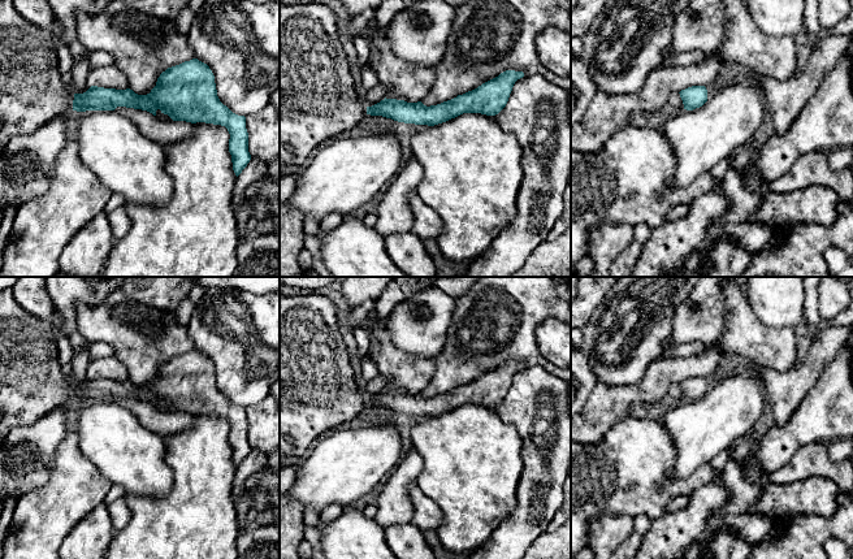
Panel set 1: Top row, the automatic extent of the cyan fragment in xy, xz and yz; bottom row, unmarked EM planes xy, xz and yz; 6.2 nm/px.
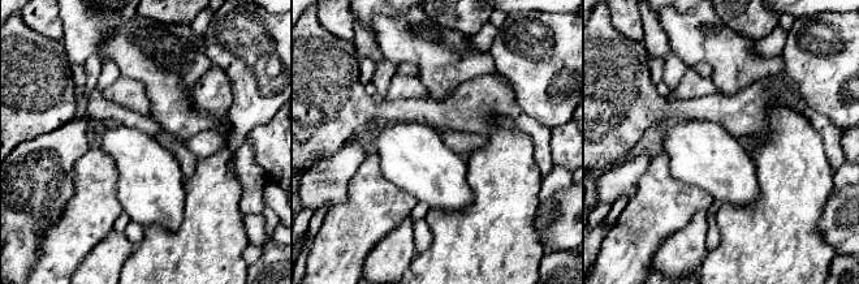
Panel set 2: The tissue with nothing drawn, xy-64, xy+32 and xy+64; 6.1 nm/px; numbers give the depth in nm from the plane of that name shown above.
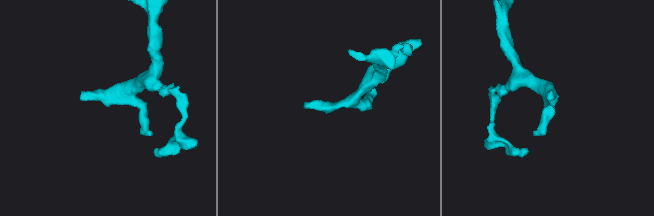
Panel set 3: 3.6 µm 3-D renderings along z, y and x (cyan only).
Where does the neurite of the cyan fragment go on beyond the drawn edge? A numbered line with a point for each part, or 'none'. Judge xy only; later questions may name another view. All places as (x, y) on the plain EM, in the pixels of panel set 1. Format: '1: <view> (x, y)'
1: xy (31, 382)

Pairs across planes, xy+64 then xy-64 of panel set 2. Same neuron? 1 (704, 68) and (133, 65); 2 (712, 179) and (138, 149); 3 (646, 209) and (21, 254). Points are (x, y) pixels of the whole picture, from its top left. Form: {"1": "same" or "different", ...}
{"1": "different", "2": "same", "3": "different"}

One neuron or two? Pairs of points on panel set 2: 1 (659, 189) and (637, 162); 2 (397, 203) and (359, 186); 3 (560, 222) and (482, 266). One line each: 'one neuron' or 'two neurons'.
1: two neurons
2: one neuron
3: two neurons

